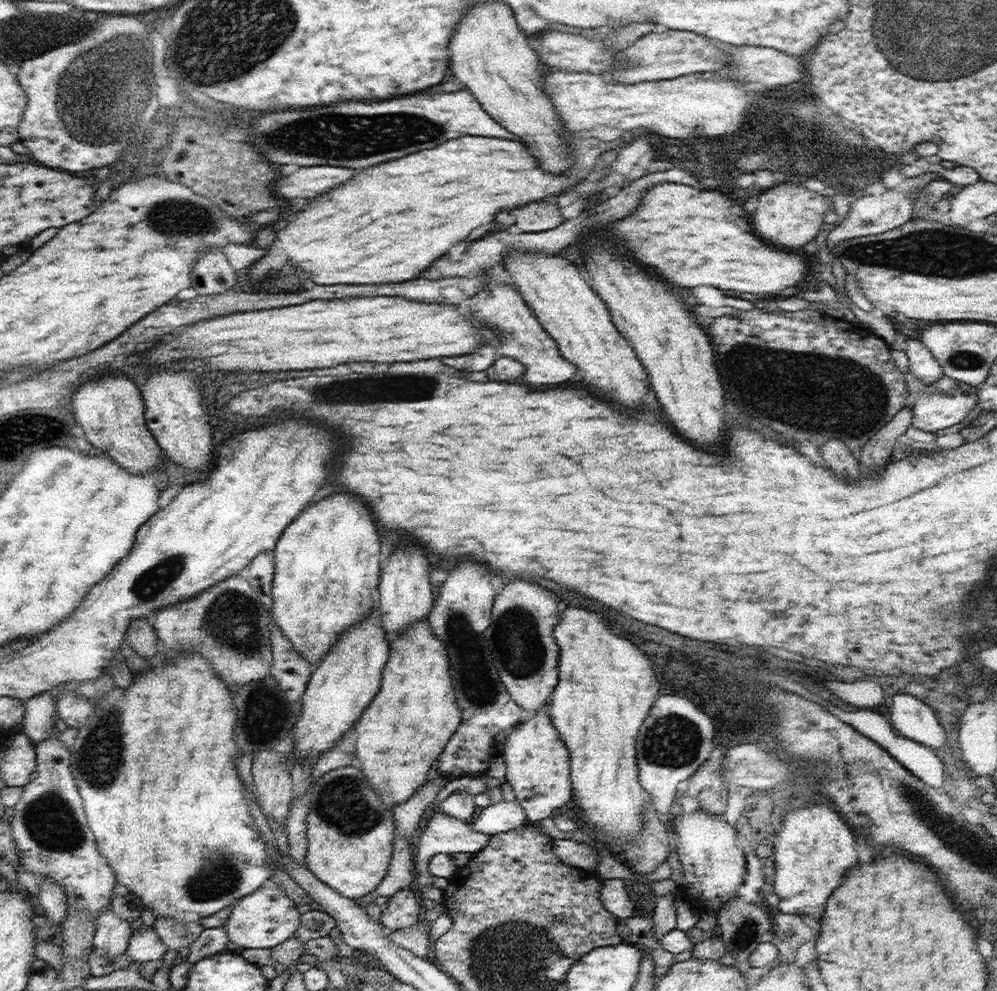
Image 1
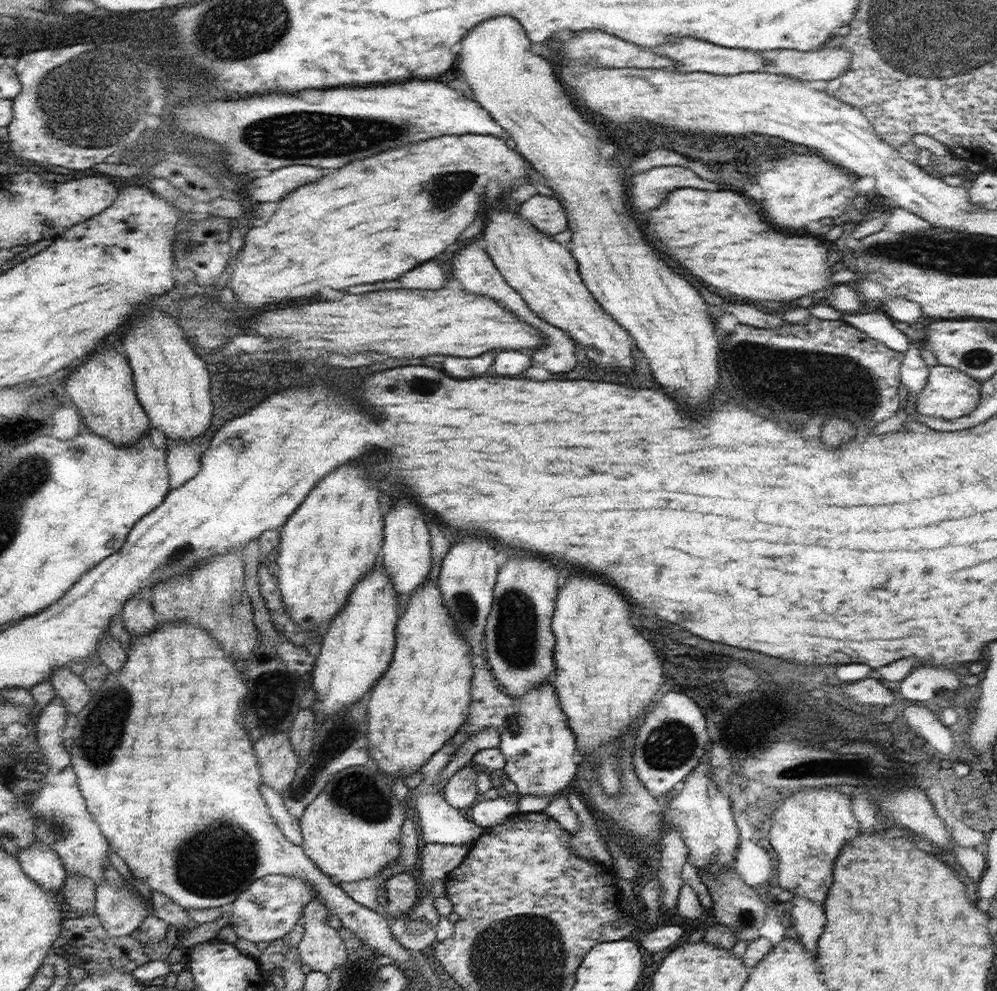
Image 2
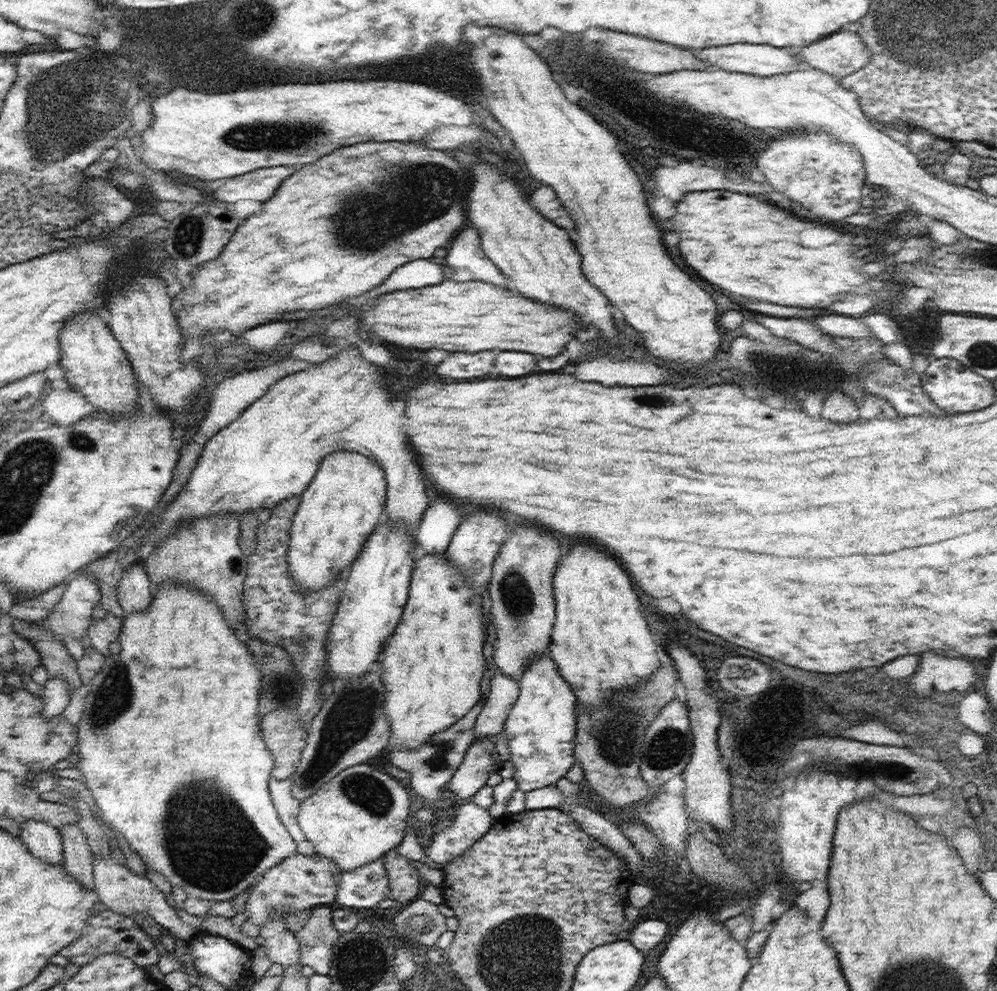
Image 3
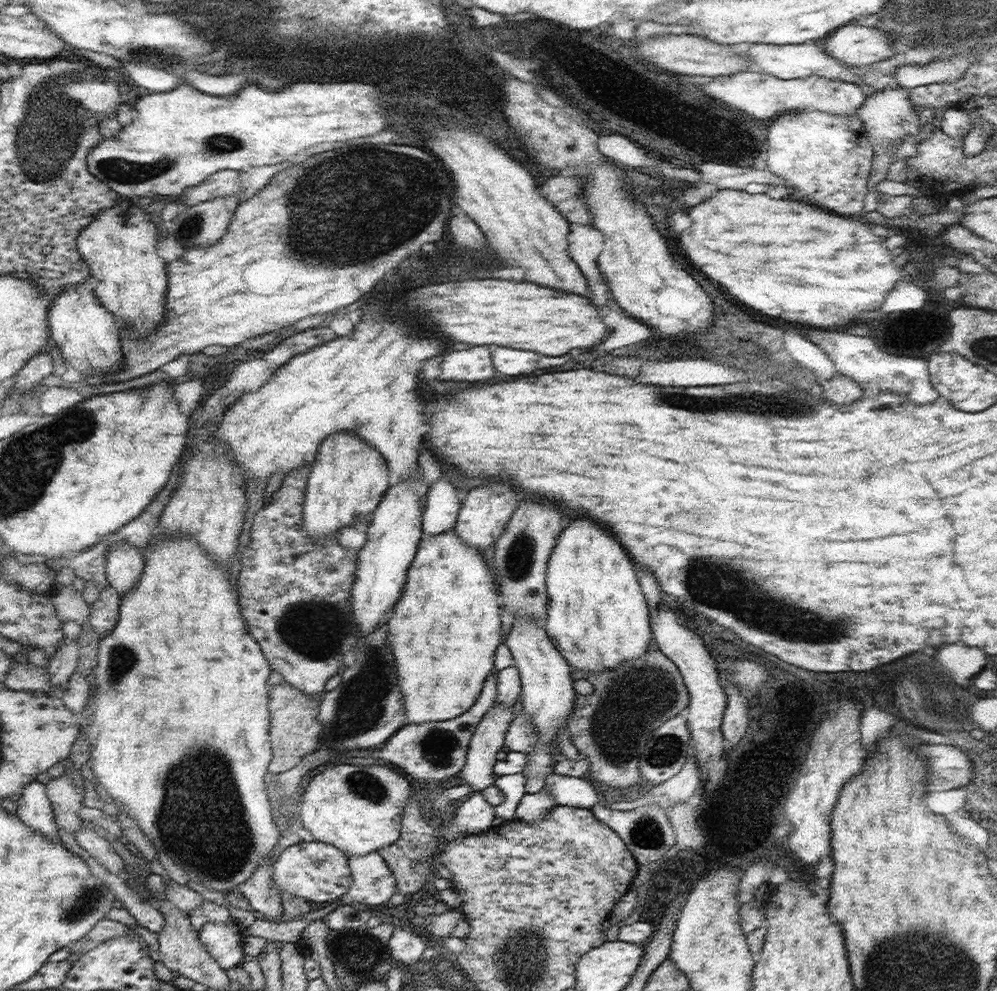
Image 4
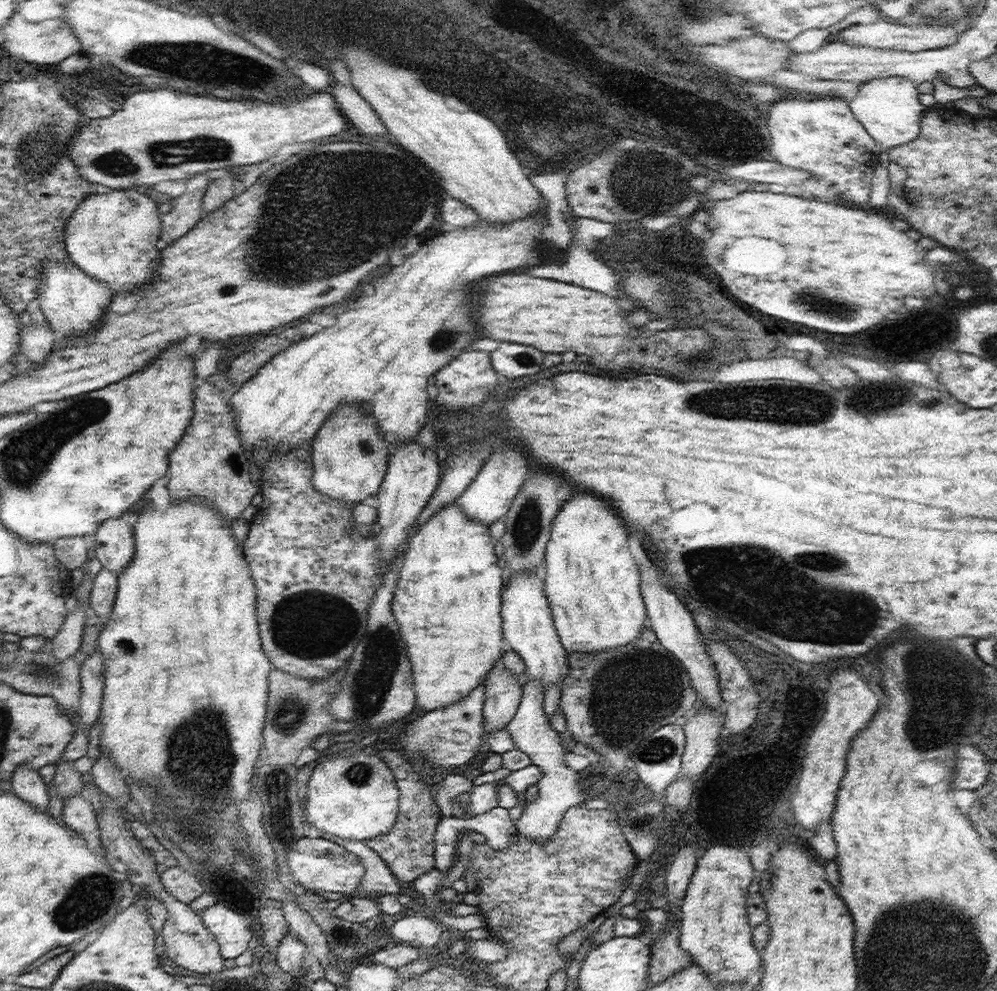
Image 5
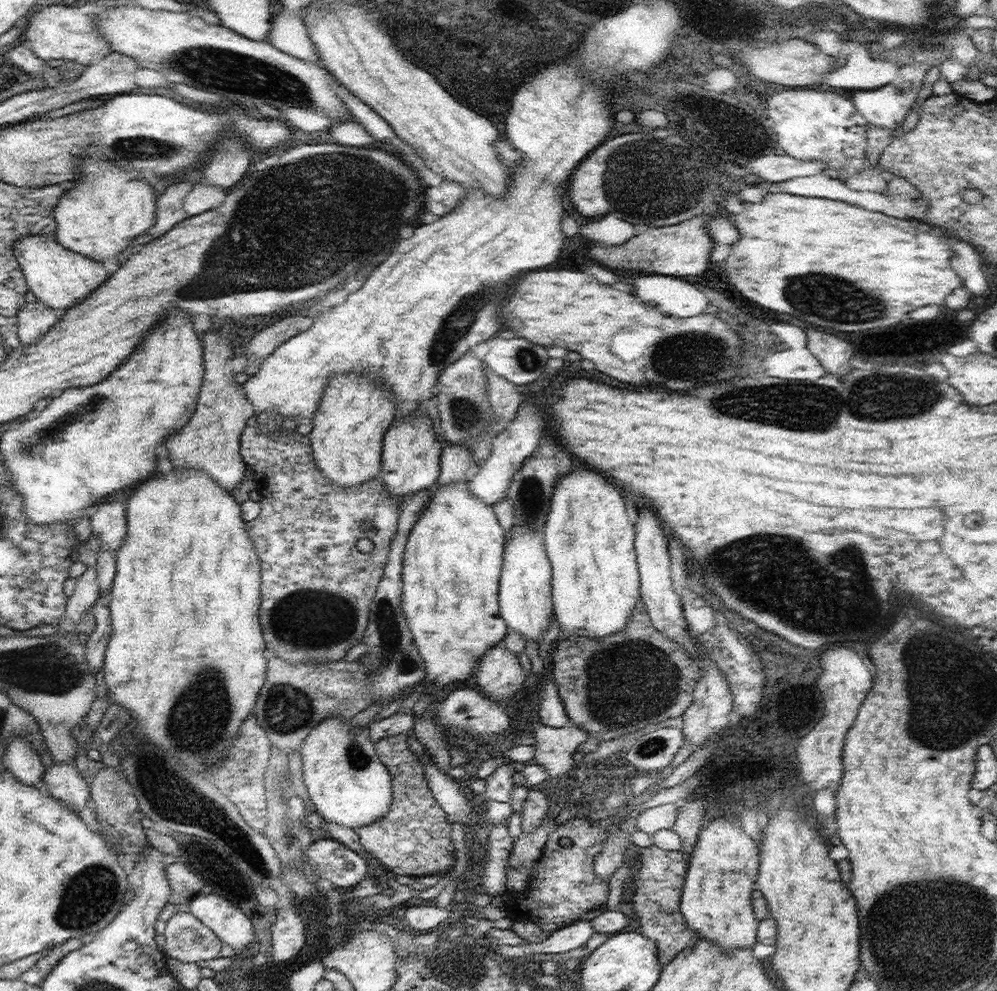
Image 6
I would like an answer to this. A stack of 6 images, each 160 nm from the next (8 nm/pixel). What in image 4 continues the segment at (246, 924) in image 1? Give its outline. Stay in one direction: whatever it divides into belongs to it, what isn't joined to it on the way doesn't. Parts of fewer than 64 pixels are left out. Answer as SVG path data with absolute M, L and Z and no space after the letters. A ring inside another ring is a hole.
M300 842L287 847L276 857L273 864L275 886L282 892L289 892L308 902L323 904L340 899L352 884L352 875L347 855L328 842Z

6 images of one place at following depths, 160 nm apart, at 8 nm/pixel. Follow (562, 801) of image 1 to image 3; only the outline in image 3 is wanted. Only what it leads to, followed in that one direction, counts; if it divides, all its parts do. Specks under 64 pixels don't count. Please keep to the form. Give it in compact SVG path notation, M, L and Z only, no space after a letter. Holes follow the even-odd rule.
M548 653L531 658L531 663L527 666L518 683L518 700L507 714L503 730L508 738L509 760L514 765L513 779L517 782L517 788L528 794L530 791L557 784L558 780L573 767L576 761L574 749L577 725L576 710L578 708L574 691L563 680L556 663Z

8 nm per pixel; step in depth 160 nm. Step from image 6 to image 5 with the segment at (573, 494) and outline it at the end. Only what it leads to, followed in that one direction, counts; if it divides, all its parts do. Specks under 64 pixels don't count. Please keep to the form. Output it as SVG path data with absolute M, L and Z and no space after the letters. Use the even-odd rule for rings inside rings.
M586 492L576 494L574 500L568 500L554 519L544 556L544 594L552 611L556 633L568 653L596 653L638 640L642 629L649 624L641 596L639 568L628 550L626 526L608 500L598 500L598 496Z

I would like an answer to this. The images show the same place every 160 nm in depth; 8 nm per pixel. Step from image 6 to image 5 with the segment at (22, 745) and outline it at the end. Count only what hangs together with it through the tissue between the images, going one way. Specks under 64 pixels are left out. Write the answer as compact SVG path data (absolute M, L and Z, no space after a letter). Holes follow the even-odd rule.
M21 764L10 778L14 794L38 810L48 812L50 808L48 789L42 780L38 770L30 768L27 764Z

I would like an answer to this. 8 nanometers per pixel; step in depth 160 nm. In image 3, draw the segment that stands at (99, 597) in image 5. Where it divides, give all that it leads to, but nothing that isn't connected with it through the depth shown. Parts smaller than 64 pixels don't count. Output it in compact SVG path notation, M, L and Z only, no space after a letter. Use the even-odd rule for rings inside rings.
M107 612L104 618L100 620L92 618L92 625L90 625L88 630L91 646L105 657L110 656L117 645L122 622L123 619L114 617L111 612Z

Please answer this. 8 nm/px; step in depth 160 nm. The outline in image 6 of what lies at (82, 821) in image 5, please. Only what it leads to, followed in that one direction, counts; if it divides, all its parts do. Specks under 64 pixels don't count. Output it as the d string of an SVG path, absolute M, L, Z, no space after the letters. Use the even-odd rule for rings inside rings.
M53 762L45 769L43 780L50 795L65 802L74 812L81 815L82 811L87 810L91 795L90 783L82 778L74 763Z

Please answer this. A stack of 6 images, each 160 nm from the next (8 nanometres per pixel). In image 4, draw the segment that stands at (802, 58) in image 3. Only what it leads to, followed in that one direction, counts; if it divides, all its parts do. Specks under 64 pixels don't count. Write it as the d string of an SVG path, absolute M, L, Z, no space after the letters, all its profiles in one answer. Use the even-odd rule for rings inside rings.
M854 22L833 31L826 39L824 47L832 58L860 69L890 58L895 53L893 40L882 30L856 26Z

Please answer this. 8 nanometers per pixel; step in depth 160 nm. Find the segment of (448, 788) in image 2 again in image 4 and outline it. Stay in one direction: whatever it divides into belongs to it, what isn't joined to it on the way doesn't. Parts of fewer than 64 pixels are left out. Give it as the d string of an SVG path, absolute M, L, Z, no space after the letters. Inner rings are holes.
M494 704L475 728L467 748L467 759L461 778L473 790L484 790L495 784L494 763L501 756L505 736L514 718L513 707L503 708Z

